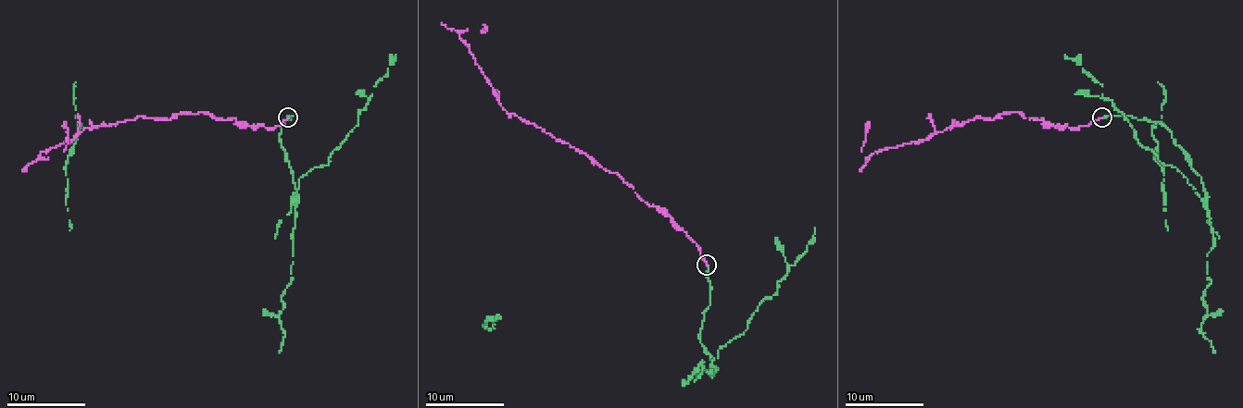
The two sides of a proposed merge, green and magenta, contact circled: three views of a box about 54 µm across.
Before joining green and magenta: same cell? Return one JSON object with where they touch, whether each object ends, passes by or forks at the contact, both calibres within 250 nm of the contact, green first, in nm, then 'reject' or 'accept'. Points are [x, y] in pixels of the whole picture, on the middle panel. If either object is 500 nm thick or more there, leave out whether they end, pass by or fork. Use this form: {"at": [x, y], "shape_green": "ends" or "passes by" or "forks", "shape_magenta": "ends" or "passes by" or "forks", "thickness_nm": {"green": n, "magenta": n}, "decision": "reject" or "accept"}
{"at": [707, 265], "shape_green": "ends", "shape_magenta": "ends", "thickness_nm": {"green": 240, "magenta": 200}, "decision": "accept"}

